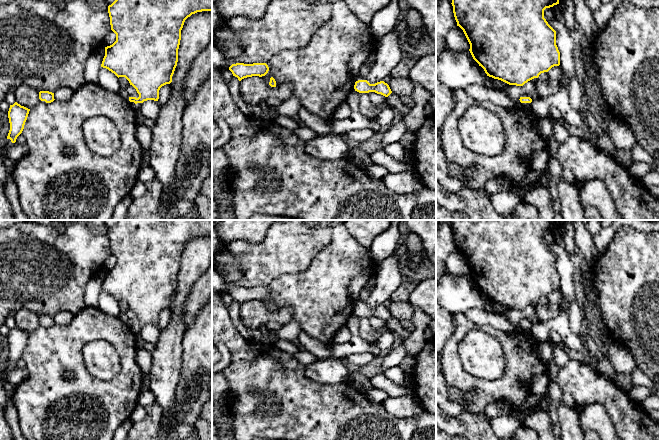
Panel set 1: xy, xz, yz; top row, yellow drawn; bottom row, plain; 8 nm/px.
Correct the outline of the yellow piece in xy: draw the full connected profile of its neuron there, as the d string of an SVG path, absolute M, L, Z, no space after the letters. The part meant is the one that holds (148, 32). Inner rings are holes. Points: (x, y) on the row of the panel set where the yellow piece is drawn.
M115 0L108 6L111 30L116 34L116 41L105 47L101 67L108 69L118 78L125 77L136 89L137 94L129 97L135 112L139 112L144 101L158 101L160 88L172 82L184 22L192 14L202 11L212 11L212 0Z

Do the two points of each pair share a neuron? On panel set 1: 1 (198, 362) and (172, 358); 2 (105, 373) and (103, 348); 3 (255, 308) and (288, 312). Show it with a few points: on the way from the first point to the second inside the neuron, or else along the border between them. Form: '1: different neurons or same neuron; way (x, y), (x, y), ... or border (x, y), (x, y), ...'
1: different neurons; border (184, 336), (182, 341), (180, 379), (178, 382)
2: same neuron; way (105, 367), (103, 354)
3: same neuron; way (263, 315), (280, 315)

